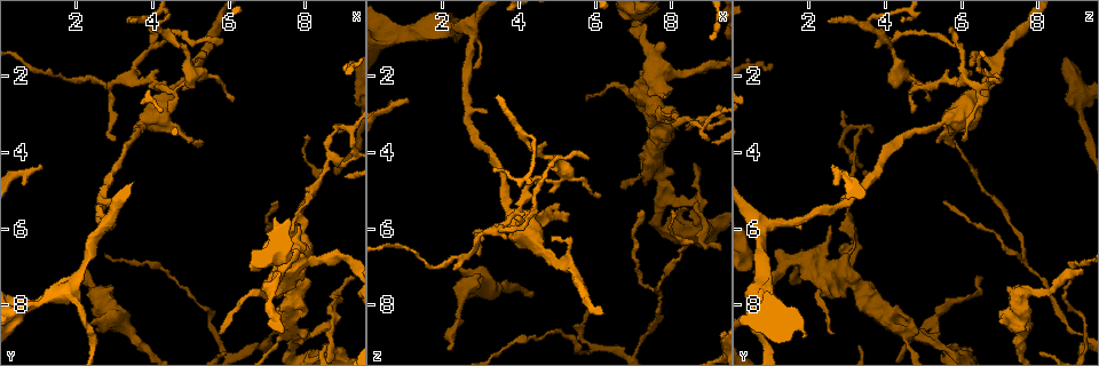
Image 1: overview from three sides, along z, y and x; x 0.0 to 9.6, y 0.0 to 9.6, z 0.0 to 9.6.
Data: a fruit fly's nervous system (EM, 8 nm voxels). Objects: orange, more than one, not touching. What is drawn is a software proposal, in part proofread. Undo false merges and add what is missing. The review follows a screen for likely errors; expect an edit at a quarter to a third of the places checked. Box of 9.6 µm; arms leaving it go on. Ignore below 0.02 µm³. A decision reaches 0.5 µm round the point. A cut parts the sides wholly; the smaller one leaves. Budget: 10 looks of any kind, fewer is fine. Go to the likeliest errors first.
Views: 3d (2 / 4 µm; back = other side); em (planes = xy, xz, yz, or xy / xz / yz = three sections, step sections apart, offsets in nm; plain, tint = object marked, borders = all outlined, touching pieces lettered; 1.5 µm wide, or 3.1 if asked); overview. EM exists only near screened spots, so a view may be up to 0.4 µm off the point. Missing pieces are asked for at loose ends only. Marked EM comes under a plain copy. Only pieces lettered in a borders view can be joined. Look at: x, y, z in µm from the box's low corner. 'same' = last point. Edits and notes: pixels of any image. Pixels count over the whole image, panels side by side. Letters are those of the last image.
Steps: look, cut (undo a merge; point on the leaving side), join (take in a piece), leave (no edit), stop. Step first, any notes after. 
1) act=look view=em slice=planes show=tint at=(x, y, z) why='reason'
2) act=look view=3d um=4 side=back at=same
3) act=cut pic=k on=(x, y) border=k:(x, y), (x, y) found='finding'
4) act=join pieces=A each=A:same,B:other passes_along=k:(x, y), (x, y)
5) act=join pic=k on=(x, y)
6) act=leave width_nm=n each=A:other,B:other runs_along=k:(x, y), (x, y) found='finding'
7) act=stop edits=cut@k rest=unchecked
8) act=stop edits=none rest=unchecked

act=look view=em slice=planes show=borders at=(2.35, 8.55, 7.10) why='an open end'

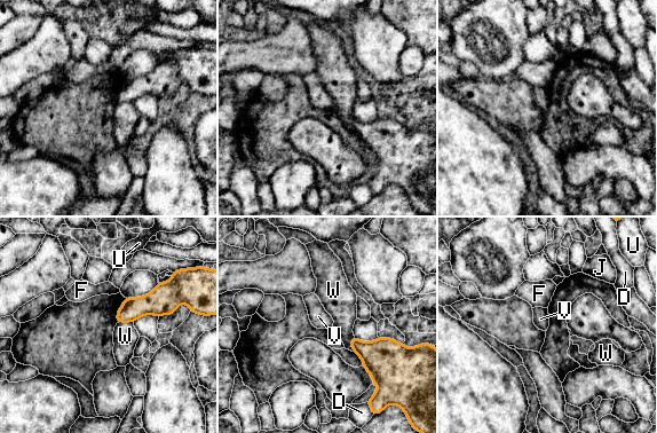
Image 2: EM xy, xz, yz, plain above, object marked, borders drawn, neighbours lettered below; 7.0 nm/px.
act=leave each=D:other,F:other,J:other,U:other,V:other,W:other border=2:(133, 322), (118, 323) found='no lettered piece goes on from it'

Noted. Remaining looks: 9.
act=look view=em slice=xz step=4 show=tint at=(8.70, 3.45, 3.40) why='abrupt turn'

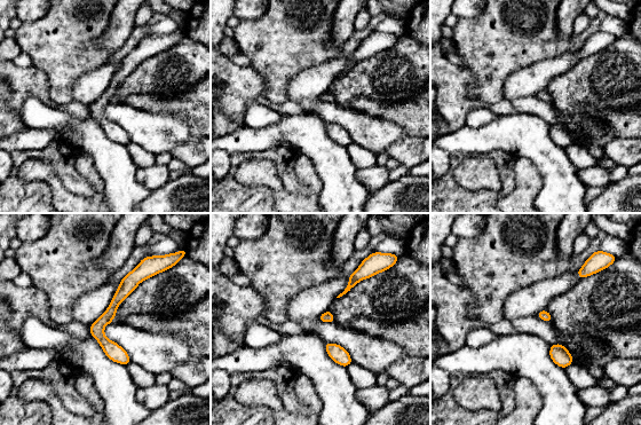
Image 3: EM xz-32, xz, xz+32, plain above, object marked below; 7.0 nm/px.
act=look view=em slice=xz step=4 show=borders at=same why='what lies round it'

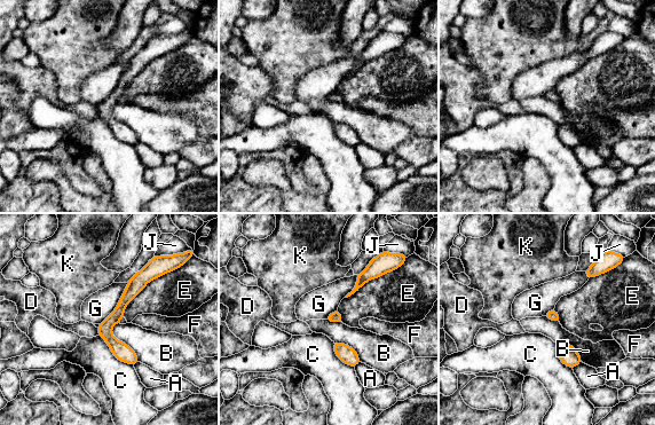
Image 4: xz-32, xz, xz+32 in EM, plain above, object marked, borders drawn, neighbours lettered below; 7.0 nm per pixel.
act=leave each=A:other,B:other,C:other,D:other,E:other,F:other,G:other,J:other,K:other border=4:(113, 324), (112, 335), (139, 361) found='continuous, no second neuron'

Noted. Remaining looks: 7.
act=look view=3d um=2 at=(5.10, 3.85, 5.80) why='an open end'

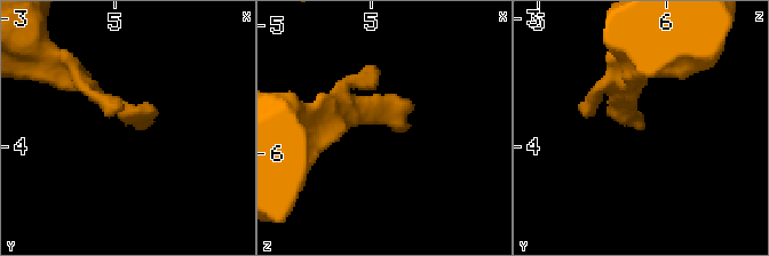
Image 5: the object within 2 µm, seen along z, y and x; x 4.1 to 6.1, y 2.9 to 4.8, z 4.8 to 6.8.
act=look view=em slice=planes show=borders at=(5.16, 3.86, 5.80)

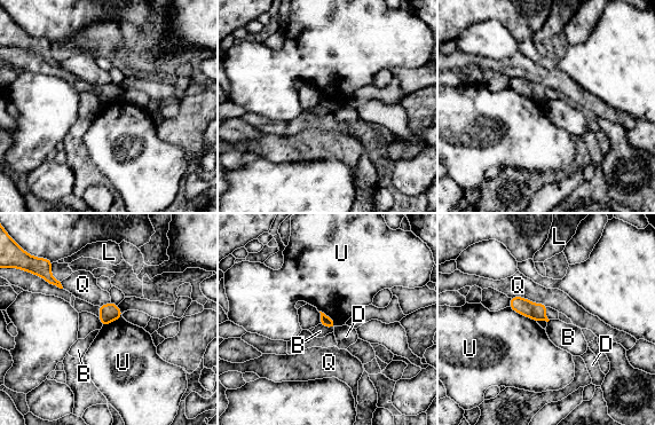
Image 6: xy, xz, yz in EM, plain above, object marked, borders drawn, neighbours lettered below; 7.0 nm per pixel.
act=leave each=B:other,D:other,L:other,Q:other,U:other found='none of them fits'

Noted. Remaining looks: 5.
act=look view=3d um=4 side=back at=(3.50, 2.15, 6.00) why='branch point'

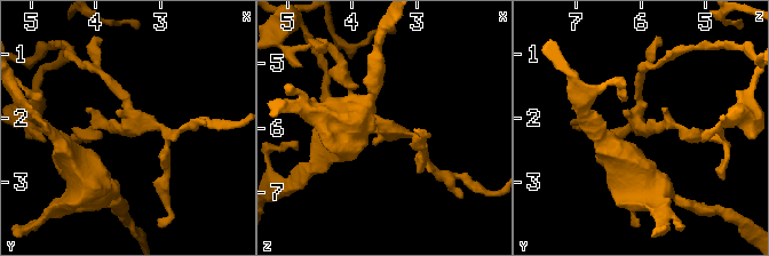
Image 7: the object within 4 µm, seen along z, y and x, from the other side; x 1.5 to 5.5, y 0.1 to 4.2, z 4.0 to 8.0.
act=look view=em slice=planes show=borders at=(3.50, 2.15, 5.95)

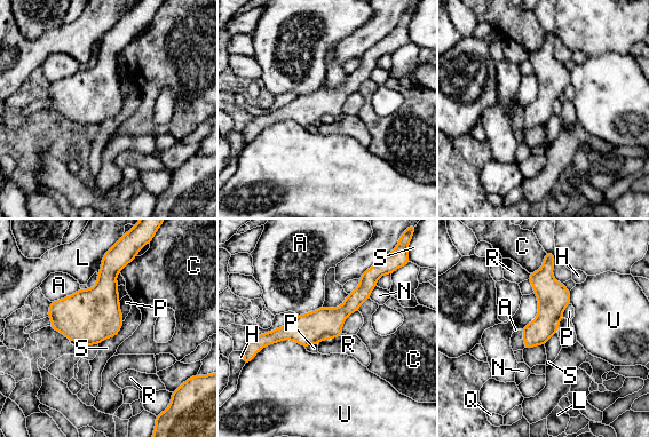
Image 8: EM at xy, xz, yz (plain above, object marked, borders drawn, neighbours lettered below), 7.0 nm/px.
act=leave width_nm=180 longest_contact=U:340nm each=A:other,C:other,H:other,L:other,N:other,P:other,Q:other,R:other,S:other,U:other found='continuous, no second neuron'

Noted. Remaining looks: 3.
act=stop edits=none rest=unchecked

